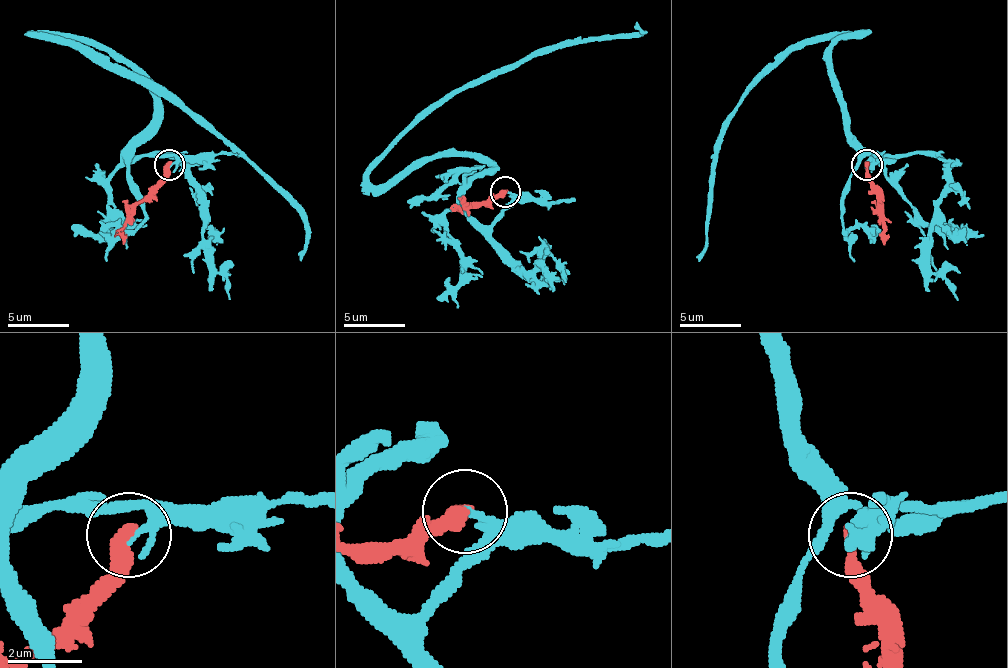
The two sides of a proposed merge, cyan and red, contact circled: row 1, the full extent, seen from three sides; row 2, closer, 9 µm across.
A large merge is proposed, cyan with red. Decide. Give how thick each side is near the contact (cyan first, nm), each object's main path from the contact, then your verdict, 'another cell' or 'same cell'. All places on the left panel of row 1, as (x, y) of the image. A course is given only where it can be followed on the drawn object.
200/420 nm | cyan via (171, 164), (125, 155), (153, 118), (135, 72), (33, 35), (76, 41), (202, 115), (297, 210), (300, 262) | red via (168, 164), (168, 173), (135, 207), (122, 243) | another cell

